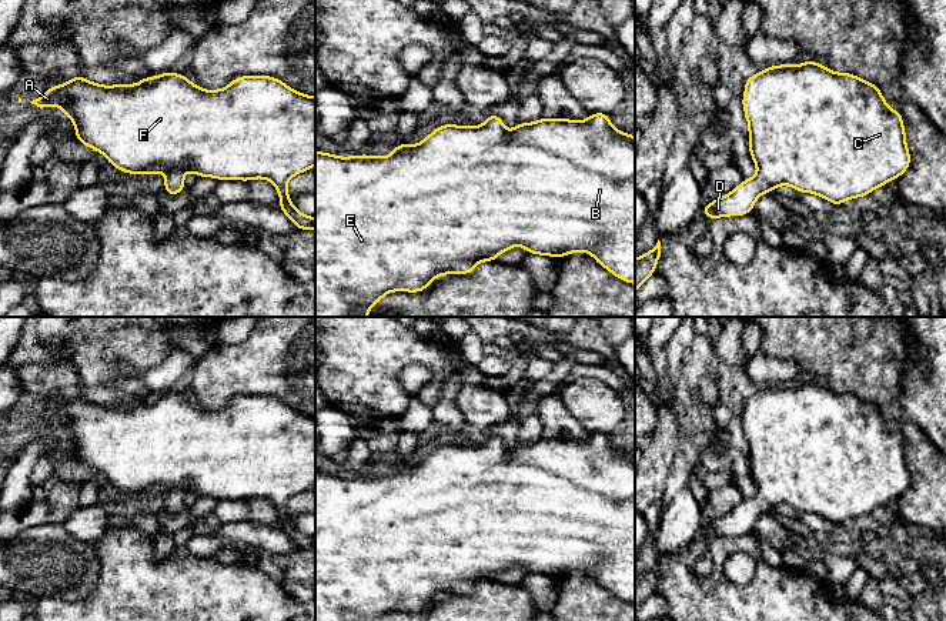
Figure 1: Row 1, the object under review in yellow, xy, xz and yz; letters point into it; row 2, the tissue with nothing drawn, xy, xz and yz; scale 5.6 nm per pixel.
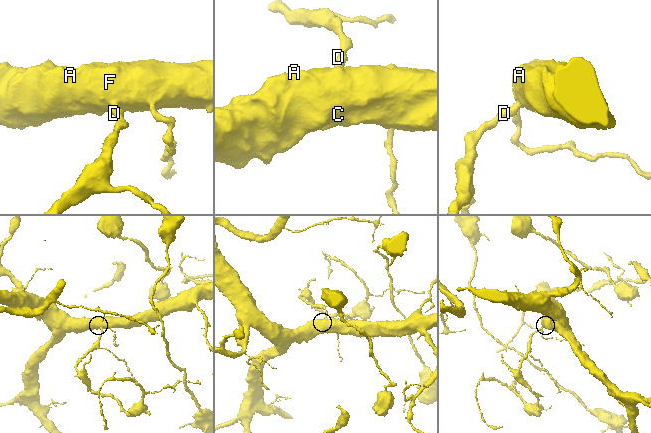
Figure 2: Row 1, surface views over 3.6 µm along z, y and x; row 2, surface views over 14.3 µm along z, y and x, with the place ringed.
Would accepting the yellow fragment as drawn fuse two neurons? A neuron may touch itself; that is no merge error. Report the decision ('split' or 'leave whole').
leave whole

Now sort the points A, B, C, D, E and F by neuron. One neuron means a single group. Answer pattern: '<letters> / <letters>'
A B C D E F

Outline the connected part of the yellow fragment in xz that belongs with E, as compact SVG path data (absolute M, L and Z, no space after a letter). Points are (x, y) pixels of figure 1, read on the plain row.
M592 433L584 441L539 438L518 443L511 453L498 434L487 435L482 445L442 444L421 463L398 464L391 475L340 477L315 470L315 621L380 621L392 611L424 611L445 594L471 594L481 581L497 581L509 568L521 565L528 574L562 578L575 571L589 572L599 585L622 601L635 604L635 457L616 450L606 433Z

